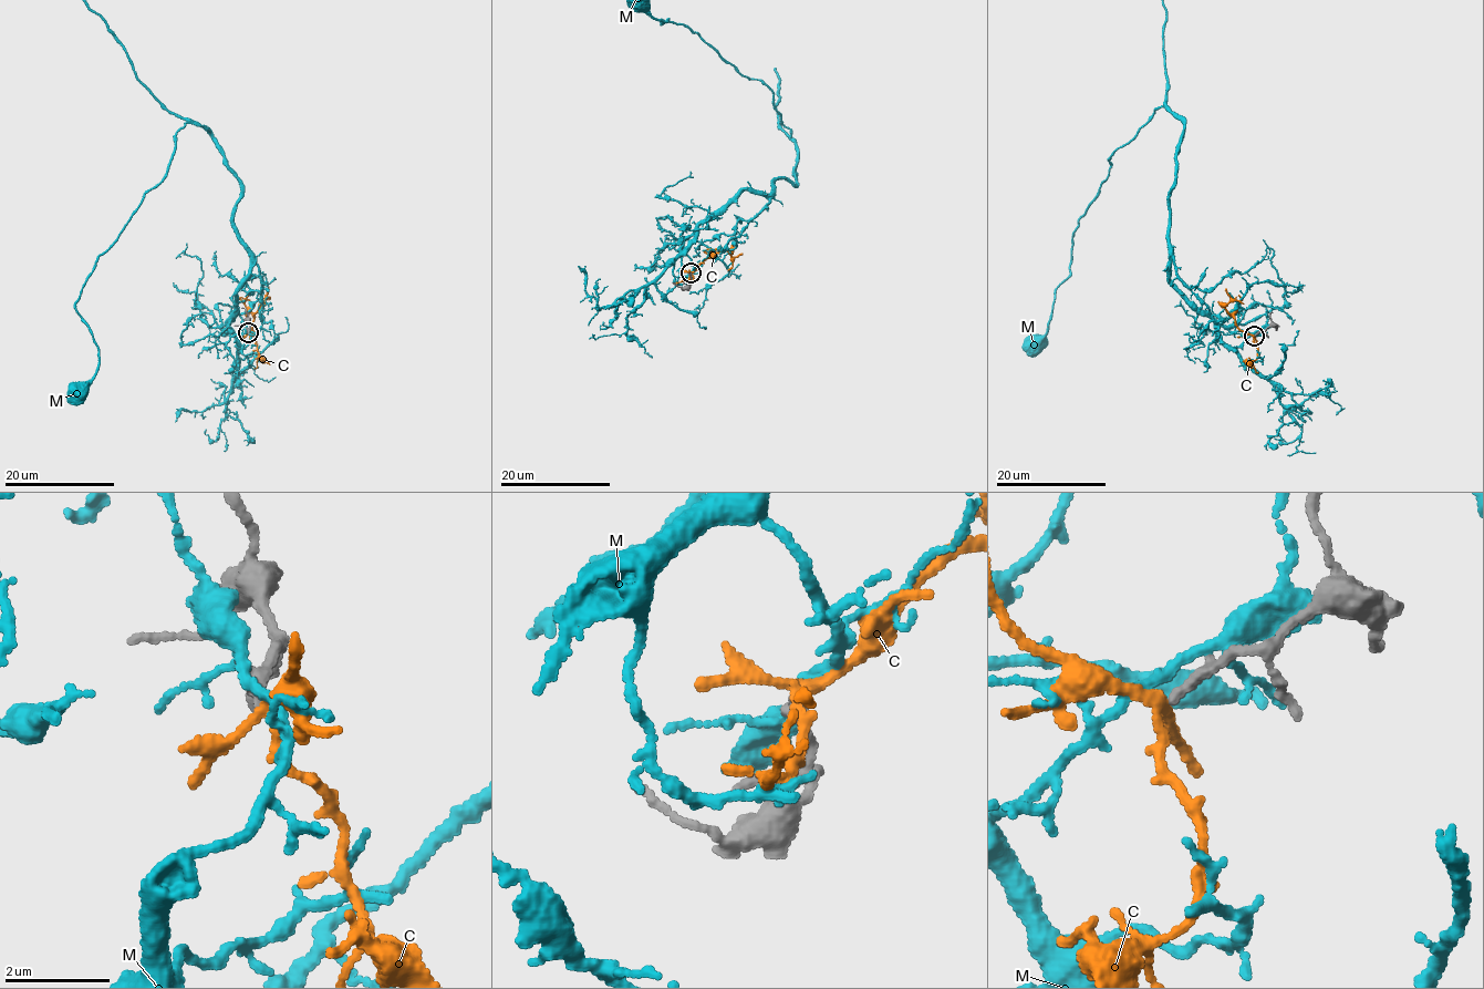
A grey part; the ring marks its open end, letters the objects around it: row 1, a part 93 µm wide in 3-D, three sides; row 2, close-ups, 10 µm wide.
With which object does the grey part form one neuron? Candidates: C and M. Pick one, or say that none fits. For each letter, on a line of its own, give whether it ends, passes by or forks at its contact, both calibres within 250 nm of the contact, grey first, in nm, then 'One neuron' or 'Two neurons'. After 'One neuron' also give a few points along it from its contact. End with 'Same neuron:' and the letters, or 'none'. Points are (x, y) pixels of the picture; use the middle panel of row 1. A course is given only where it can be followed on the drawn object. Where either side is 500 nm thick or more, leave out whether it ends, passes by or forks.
C: It forks there. Thickness 220 nm (grey) against 170 nm. One neuron. Its course: (689, 271), (705, 259), (726, 251), (733, 261), (727, 270)
M: It forks there. Thickness 240 nm (grey) against 280 nm. Two neurons
Same neuron: C

